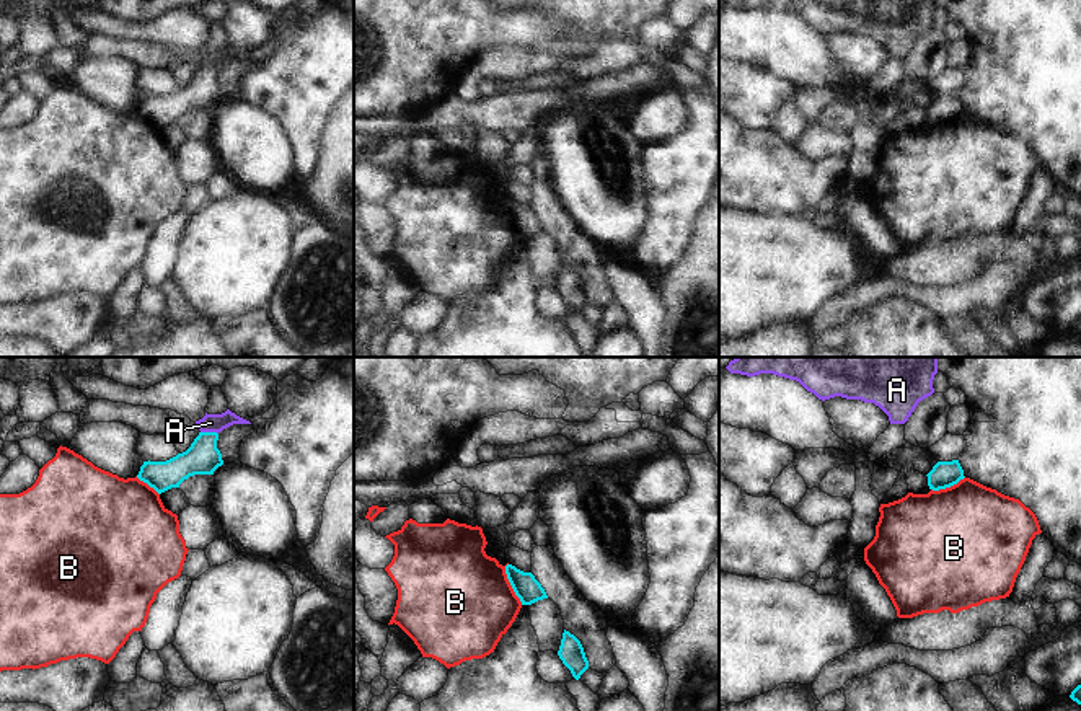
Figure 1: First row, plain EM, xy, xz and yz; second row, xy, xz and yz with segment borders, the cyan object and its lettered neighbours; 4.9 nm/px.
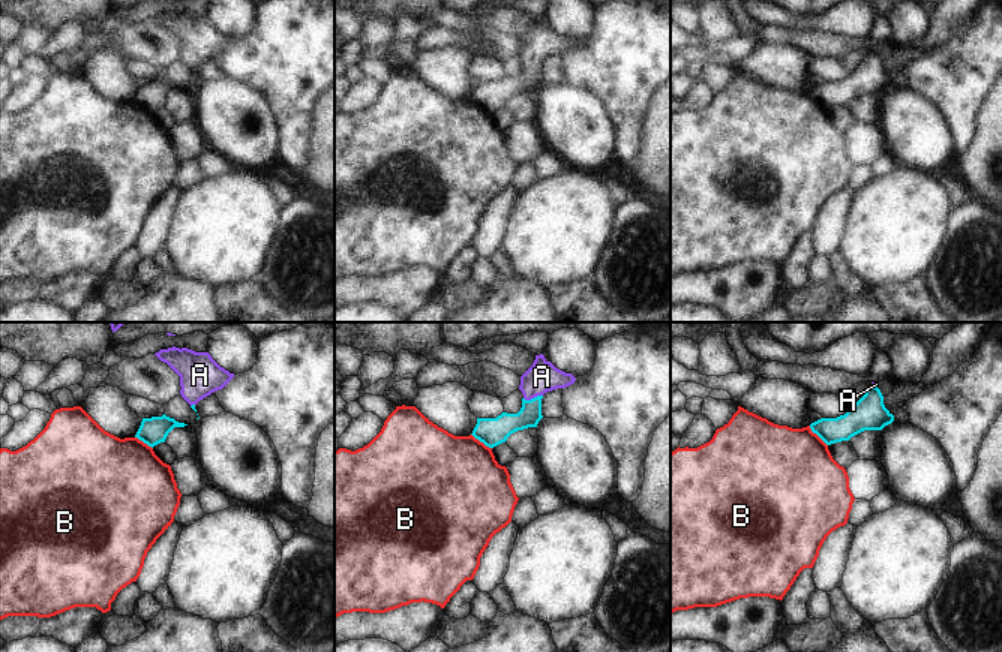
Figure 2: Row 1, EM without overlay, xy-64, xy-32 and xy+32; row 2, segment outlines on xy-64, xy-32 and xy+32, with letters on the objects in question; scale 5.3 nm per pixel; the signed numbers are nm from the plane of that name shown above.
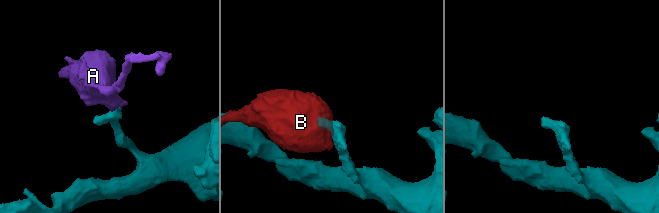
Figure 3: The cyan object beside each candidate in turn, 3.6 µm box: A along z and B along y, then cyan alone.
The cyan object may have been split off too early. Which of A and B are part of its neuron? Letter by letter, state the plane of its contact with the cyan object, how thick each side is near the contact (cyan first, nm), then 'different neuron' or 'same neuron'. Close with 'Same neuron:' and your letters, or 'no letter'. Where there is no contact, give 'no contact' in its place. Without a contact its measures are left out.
A: contact in xy; calibres 170 and 100 nm; same neuron
B: contact in xz; calibres 120 and 500 nm; different neuron
Same neuron: A

